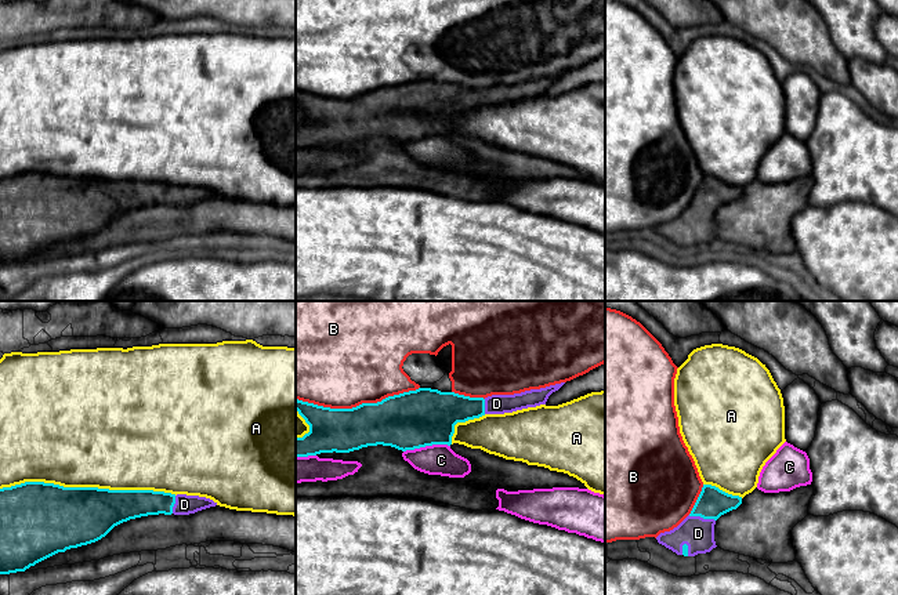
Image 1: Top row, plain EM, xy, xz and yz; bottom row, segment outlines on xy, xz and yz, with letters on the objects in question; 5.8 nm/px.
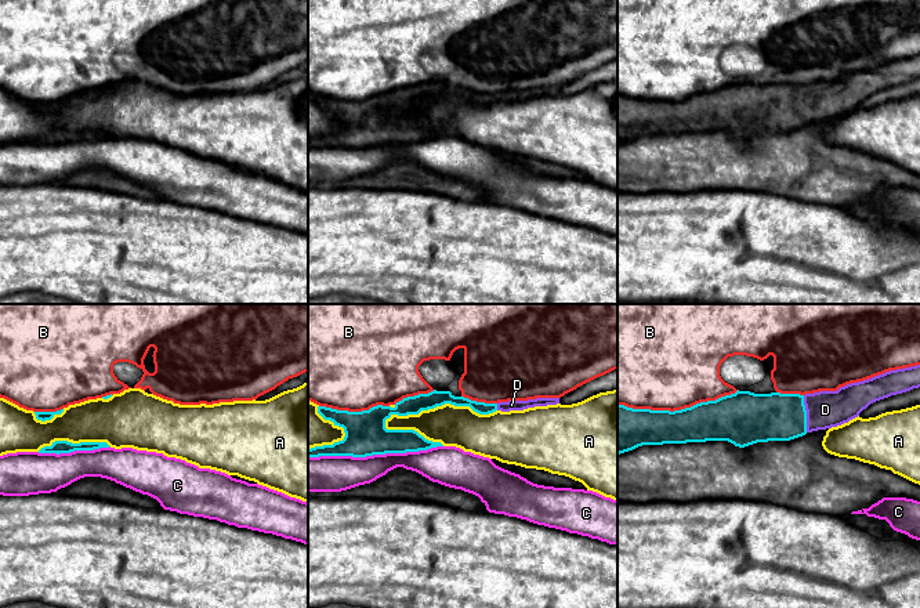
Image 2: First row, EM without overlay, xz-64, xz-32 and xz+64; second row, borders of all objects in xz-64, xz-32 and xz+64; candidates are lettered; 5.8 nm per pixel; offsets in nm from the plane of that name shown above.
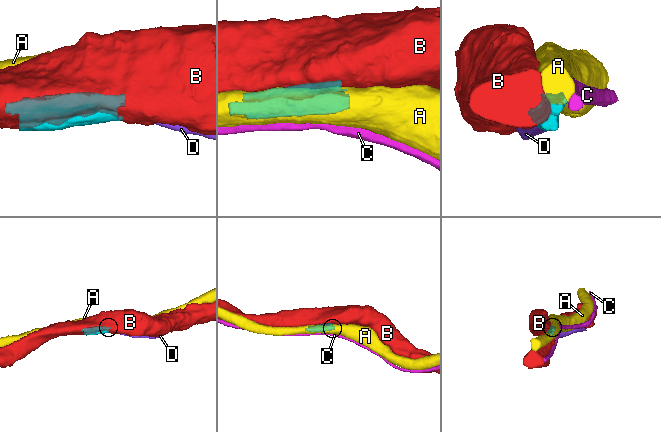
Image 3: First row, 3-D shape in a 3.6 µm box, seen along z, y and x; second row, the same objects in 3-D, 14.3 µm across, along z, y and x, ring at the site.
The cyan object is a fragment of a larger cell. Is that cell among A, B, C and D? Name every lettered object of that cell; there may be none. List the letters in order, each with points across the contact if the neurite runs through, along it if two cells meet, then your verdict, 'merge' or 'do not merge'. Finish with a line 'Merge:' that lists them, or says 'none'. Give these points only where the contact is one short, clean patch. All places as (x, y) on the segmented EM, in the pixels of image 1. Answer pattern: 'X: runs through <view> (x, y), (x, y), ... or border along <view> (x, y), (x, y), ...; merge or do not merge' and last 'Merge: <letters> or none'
A: do not merge
B: do not merge
C: do not merge
D: merge
Merge: D

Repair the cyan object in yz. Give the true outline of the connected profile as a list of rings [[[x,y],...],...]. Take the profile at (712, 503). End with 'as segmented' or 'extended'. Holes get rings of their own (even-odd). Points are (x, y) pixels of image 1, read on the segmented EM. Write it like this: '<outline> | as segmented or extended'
[[[703,485],[691,514],[673,530],[660,533],[659,544],[677,555],[695,556],[716,548],[716,520],[742,504],[742,497],[728,494],[711,485]]] | extended

